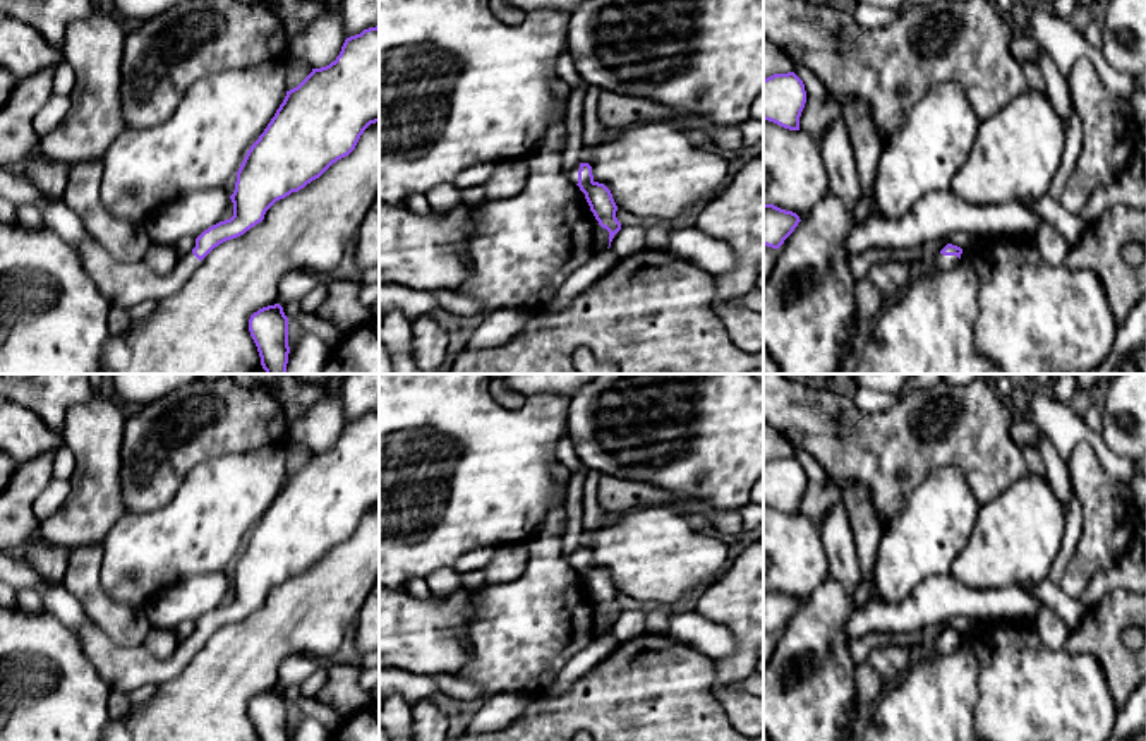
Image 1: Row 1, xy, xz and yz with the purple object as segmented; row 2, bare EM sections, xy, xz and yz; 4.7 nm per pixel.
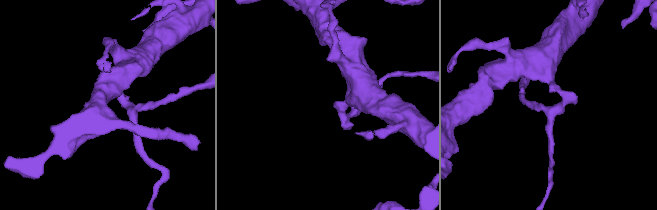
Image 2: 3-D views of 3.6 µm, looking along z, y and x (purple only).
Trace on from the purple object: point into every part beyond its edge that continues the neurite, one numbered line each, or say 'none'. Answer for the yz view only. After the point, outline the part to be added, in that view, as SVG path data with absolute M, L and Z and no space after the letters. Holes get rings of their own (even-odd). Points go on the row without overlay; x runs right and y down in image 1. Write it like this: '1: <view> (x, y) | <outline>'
1: yz (942, 645) | M938 638L933 648L935 648L937 652L940 652L940 654L949 654L949 652L952 652L957 645L959 645L957 640L944 640L944 638Z

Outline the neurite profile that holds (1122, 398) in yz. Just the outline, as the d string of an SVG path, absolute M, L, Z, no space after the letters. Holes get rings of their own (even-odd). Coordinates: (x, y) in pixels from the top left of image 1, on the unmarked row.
M1110 374L1098 401L1101 436L1112 453L1124 460L1146 458L1146 374Z

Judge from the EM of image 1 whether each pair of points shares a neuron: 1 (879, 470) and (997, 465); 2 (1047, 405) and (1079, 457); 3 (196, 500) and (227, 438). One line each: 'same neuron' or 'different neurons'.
1: same neuron
2: different neurons
3: different neurons

